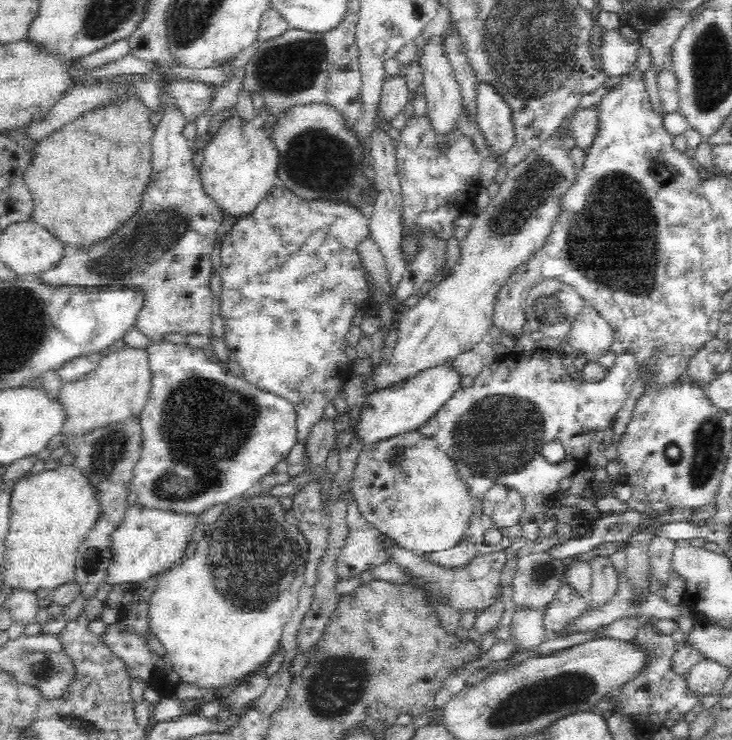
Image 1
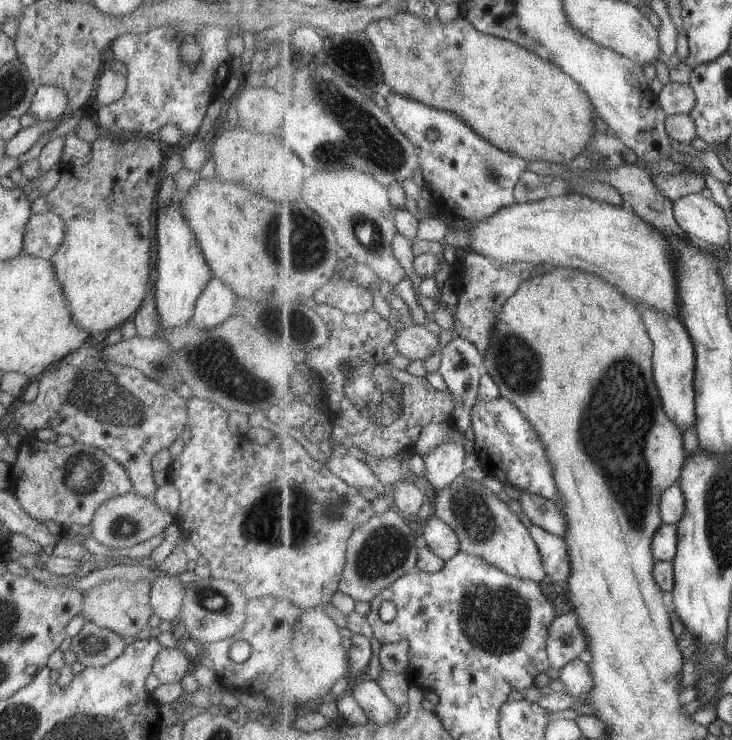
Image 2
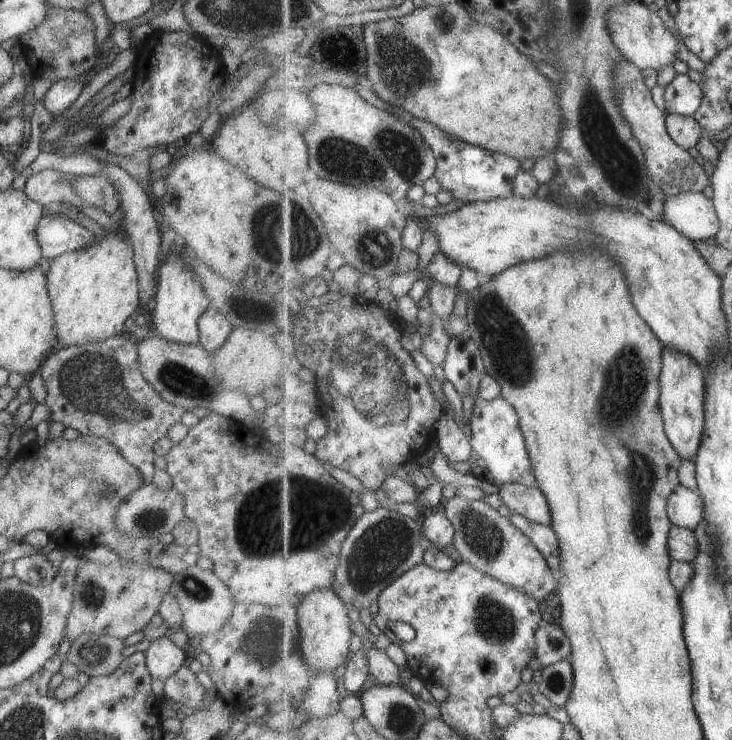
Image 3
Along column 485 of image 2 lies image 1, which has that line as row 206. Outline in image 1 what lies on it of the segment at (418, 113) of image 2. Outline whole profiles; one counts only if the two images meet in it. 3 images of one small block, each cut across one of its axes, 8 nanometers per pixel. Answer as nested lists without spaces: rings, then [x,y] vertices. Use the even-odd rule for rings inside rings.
[[[164,102],[162,108],[162,120],[160,120],[160,124],[153,129],[152,133],[152,144],[151,144],[151,167],[152,172],[150,174],[150,182],[148,182],[148,186],[146,190],[142,192],[142,202],[140,202],[140,206],[126,222],[122,222],[116,230],[112,232],[112,234],[108,234],[106,238],[102,238],[100,242],[96,242],[96,244],[90,244],[90,246],[80,246],[80,248],[67,249],[67,252],[60,259],[60,262],[50,270],[43,272],[40,275],[40,282],[44,282],[44,284],[49,284],[50,286],[98,286],[98,287],[107,287],[110,285],[116,285],[117,287],[130,287],[132,289],[136,289],[136,291],[140,292],[140,295],[144,297],[144,302],[142,302],[142,308],[140,308],[140,312],[137,314],[137,318],[135,319],[135,327],[140,331],[143,335],[149,338],[152,341],[156,341],[156,343],[162,340],[162,337],[171,334],[178,333],[184,337],[187,337],[189,334],[198,334],[204,335],[205,337],[212,336],[212,326],[213,326],[213,315],[212,315],[212,290],[210,289],[210,276],[212,273],[212,264],[210,263],[210,254],[213,251],[214,240],[216,240],[216,234],[218,234],[218,227],[222,224],[222,219],[224,216],[224,212],[221,208],[215,203],[215,200],[212,199],[202,186],[201,179],[199,178],[199,170],[196,169],[192,163],[195,159],[197,159],[197,155],[195,154],[194,149],[192,149],[192,142],[186,140],[186,138],[182,135],[182,131],[184,129],[185,124],[187,124],[187,120],[183,115],[183,112],[177,107],[177,104],[173,104],[173,102]]]

